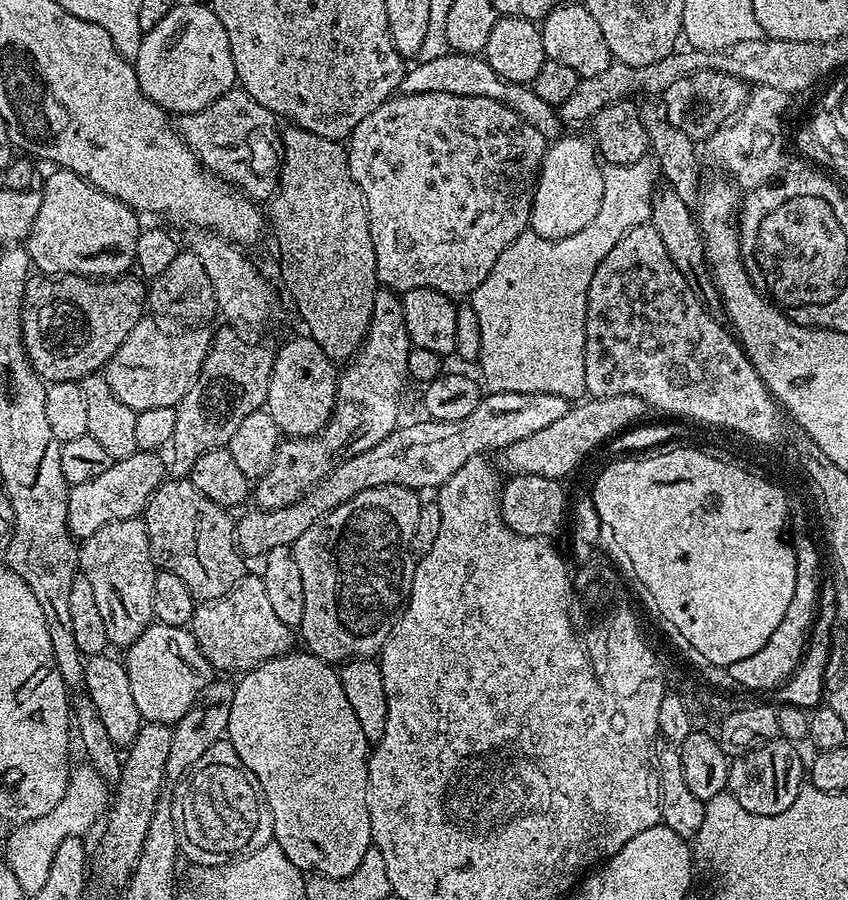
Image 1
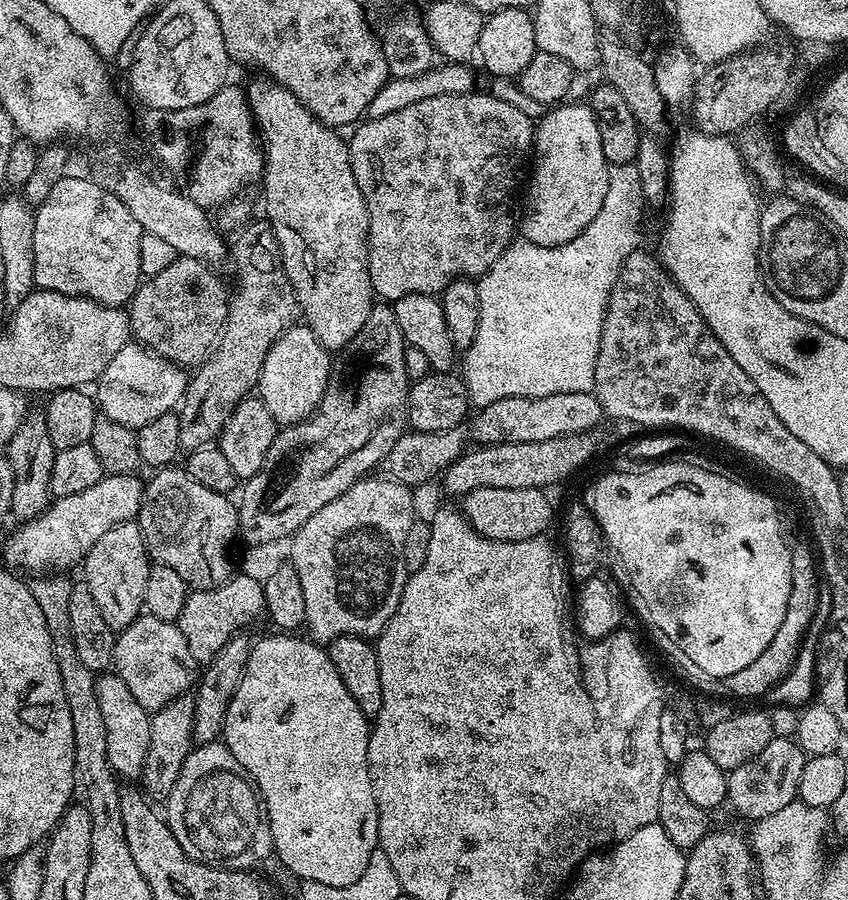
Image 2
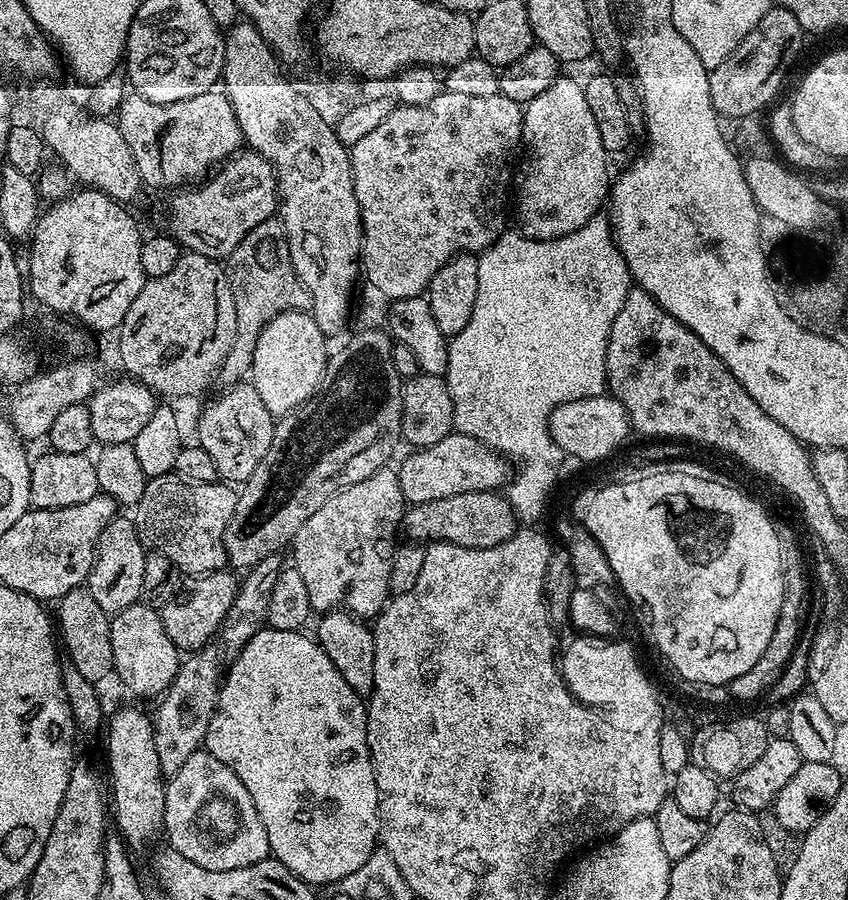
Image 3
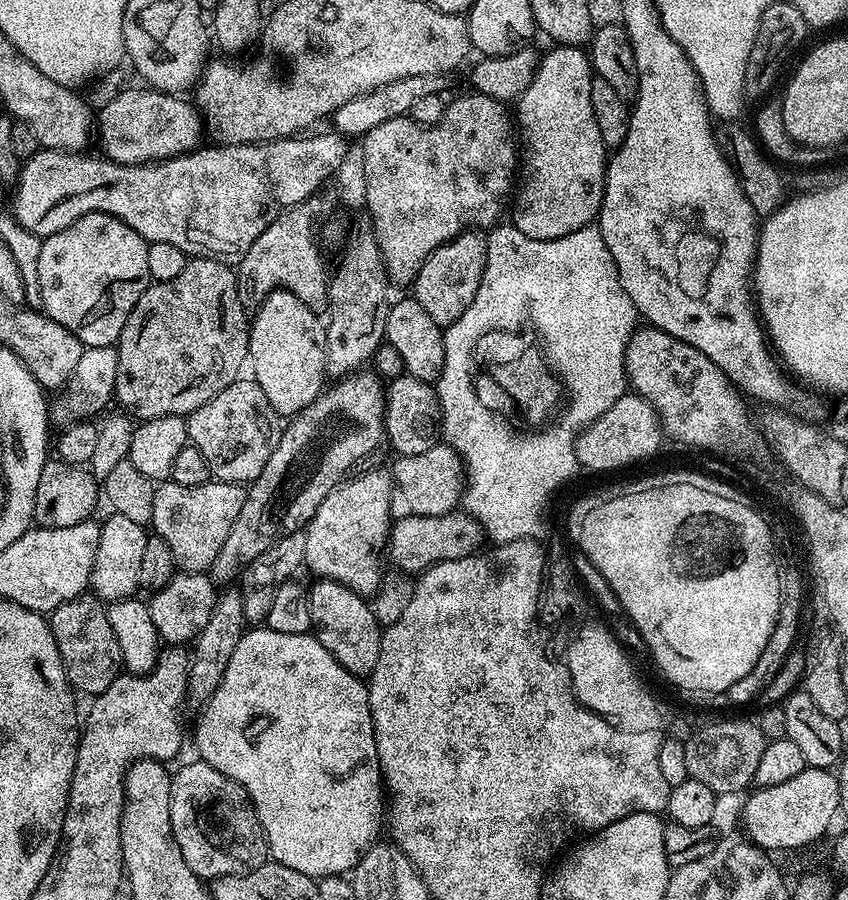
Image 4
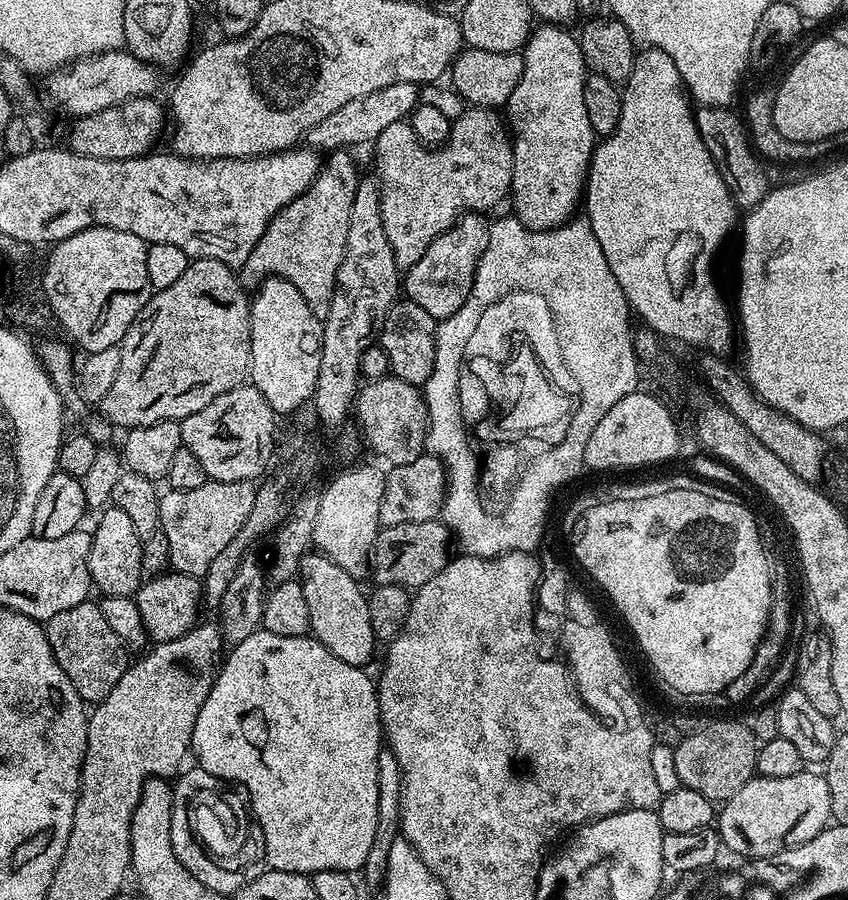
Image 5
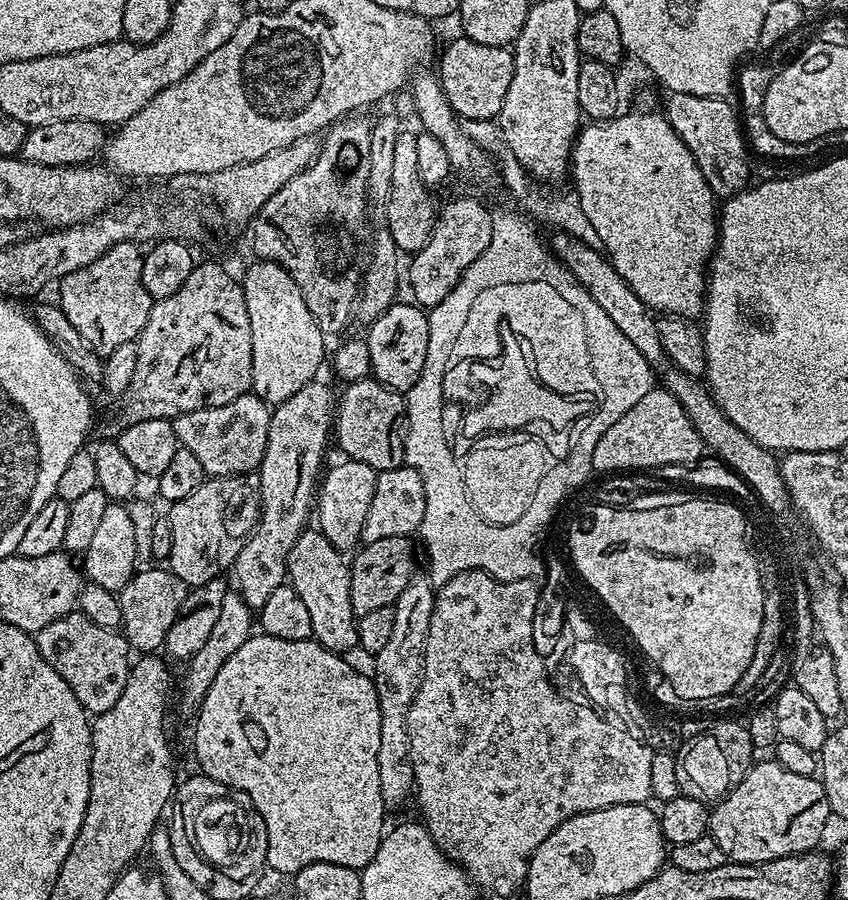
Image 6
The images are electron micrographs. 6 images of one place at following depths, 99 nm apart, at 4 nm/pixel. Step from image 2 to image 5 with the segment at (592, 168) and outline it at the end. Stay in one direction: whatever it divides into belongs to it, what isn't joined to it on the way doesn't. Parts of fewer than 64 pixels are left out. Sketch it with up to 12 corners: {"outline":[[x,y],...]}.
{"outline":[[547,22],[506,105],[516,219],[567,224],[596,131],[580,41]]}

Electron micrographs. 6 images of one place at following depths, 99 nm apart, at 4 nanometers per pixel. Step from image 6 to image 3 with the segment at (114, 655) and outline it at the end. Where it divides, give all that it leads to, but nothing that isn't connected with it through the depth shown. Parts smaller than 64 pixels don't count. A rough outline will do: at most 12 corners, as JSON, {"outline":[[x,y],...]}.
{"outline":[[84,586],[55,608],[67,663],[101,682],[114,672],[110,616]]}

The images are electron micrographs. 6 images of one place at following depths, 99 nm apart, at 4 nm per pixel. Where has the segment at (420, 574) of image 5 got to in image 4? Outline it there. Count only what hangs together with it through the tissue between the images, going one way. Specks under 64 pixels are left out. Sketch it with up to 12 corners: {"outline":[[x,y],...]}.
{"outline":[[467,510],[393,523],[386,556],[420,574],[486,540]]}

